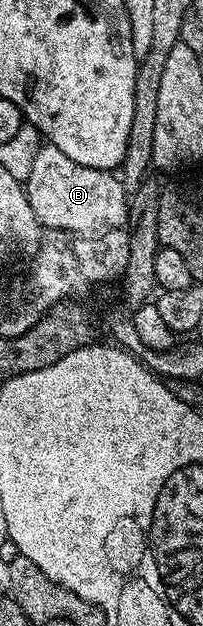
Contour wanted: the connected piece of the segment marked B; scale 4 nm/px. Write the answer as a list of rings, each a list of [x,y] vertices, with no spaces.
[[[42,145],[39,148],[23,186],[42,228],[85,233],[81,231],[113,231],[116,227],[124,228],[128,224],[130,196],[124,182],[114,172],[91,169],[87,165],[79,165],[79,161],[71,161],[71,157],[67,157],[67,153],[63,153],[58,147]]]

